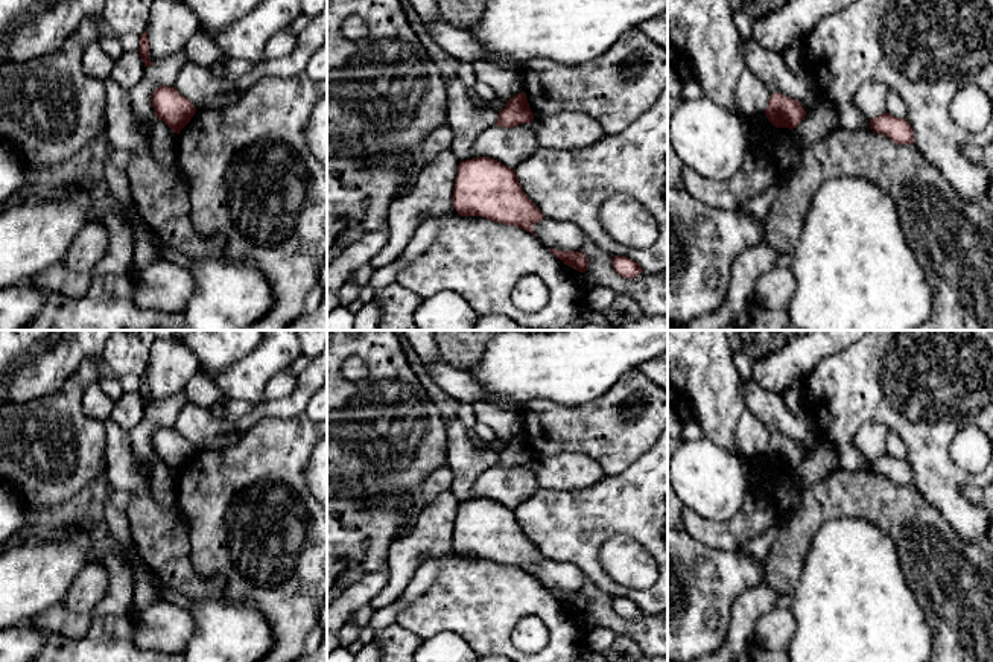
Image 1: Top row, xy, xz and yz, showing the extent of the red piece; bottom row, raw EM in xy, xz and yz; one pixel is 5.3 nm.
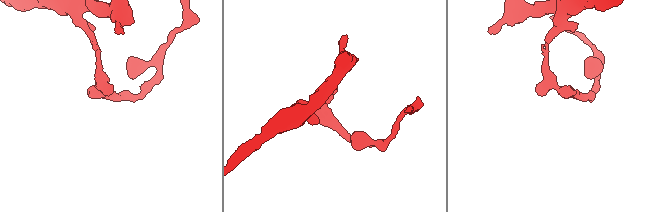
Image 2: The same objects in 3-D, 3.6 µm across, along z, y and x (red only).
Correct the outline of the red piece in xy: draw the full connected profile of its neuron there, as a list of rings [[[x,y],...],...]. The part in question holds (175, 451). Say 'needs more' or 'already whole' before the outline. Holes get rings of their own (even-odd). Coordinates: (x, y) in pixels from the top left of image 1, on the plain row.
already whole | [[[157,428],[151,441],[155,458],[161,460],[176,475],[181,473],[196,454],[192,443],[179,435],[175,428]]]

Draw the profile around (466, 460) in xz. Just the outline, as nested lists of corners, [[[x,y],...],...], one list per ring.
[[[458,419],[446,422],[446,466],[453,472],[452,493],[461,502],[473,501],[474,481],[485,470],[496,467],[499,454],[493,449],[477,447],[468,438],[468,428]]]

